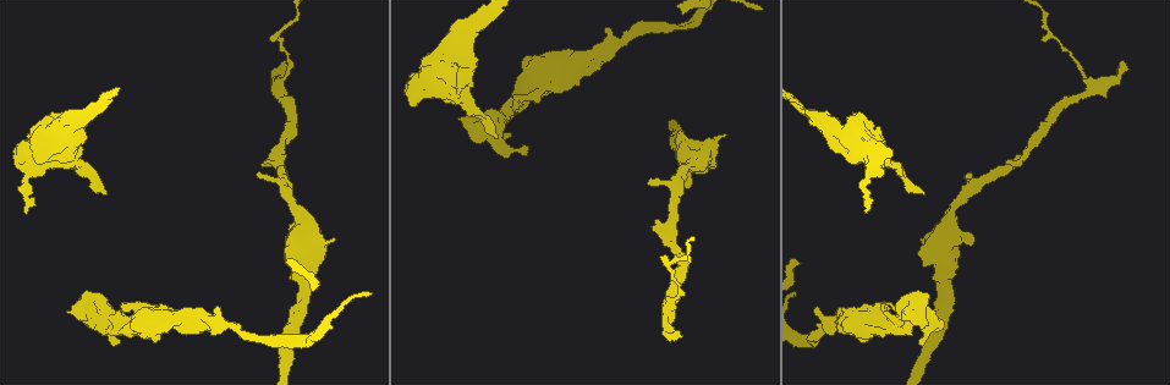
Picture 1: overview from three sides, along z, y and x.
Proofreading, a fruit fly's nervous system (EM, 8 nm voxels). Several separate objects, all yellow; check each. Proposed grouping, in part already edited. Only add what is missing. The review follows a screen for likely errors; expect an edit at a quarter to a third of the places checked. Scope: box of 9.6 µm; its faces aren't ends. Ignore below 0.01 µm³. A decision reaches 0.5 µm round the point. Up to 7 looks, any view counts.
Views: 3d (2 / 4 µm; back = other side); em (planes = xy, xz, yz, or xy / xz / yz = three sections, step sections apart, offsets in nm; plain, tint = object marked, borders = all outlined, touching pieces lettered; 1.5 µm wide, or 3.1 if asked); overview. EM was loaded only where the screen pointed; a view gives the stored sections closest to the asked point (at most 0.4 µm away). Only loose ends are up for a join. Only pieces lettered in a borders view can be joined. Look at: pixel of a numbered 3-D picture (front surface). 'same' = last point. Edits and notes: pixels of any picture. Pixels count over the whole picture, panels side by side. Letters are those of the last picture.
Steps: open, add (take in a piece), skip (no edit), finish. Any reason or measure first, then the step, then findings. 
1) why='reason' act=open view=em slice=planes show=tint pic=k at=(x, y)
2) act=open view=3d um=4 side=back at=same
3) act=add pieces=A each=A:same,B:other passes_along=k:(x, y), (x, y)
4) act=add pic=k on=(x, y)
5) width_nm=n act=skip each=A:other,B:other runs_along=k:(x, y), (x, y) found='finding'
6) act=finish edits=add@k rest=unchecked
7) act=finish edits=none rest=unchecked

why='free end' act=open view=em slice=xz step=8 show=borders pic=1 at=(23, 211)

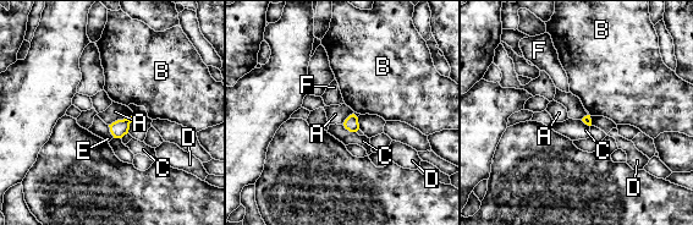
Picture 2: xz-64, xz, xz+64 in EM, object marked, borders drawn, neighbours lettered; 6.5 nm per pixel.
why='another direction' act=open view=em slice=planes show=borders at=same

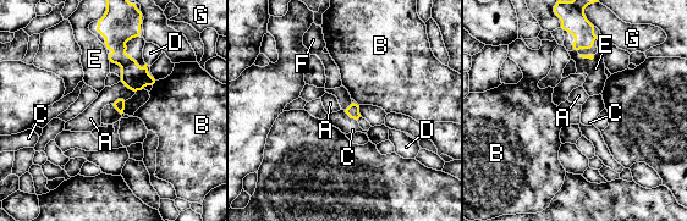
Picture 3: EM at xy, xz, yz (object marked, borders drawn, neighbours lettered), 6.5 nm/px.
act=skip each=A:other,B:other,C:other,D:other,E:other,F:other,G:other border=3:(344, 110), (356, 120) found='no lettered piece goes on from it'

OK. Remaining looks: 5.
why='an open end' act=open view=em slice=planes show=borders pic=1 at=(817, 306)

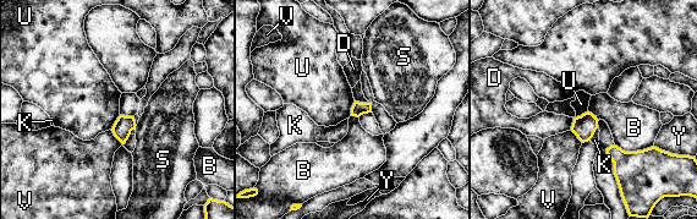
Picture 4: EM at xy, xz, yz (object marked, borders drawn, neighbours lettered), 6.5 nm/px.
act=skip each=B:other,D:other,K:other,S:other,U:other,V:other,Y:other border=4:(355, 100), (350, 115) found='no lettered piece goes on from it'

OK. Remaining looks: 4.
why='branch stops here' act=open view=3d um=4 pic=1 at=(1122, 64)

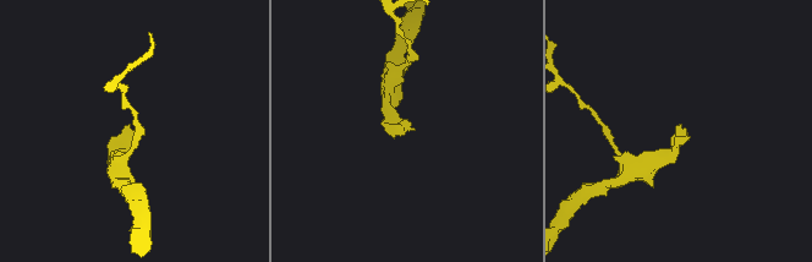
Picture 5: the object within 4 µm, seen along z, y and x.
why='now the EM' act=open view=em slice=planes show=borders pic=5 at=(414, 130)

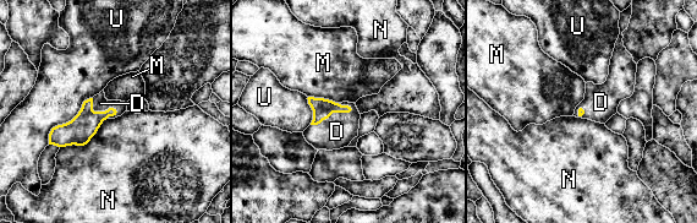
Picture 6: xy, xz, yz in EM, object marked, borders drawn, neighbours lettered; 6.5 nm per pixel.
act=add pieces=D each=D:same,M:other,N:other,U:other passes_along=6:(322, 108), (331, 113), (336, 131) found='it goes on there'

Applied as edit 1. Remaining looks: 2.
act=finish edits=add@6 rest=unchecked

